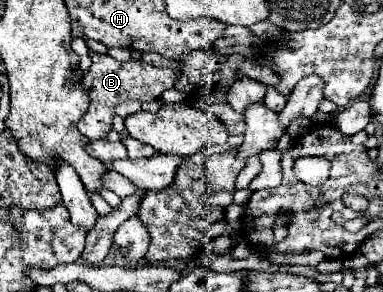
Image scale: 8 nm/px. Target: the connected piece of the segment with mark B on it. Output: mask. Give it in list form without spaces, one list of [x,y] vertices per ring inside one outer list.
[[[91,53],[91,59],[93,59],[93,65],[83,75],[83,91],[89,95],[91,103],[89,103],[87,113],[77,123],[77,129],[89,139],[107,137],[107,133],[113,129],[115,107],[119,103],[127,99],[141,99],[141,101],[157,99],[165,89],[175,87],[179,79],[179,70],[155,67],[147,61],[135,61],[135,59],[117,61],[109,55],[99,55],[99,53]]]

